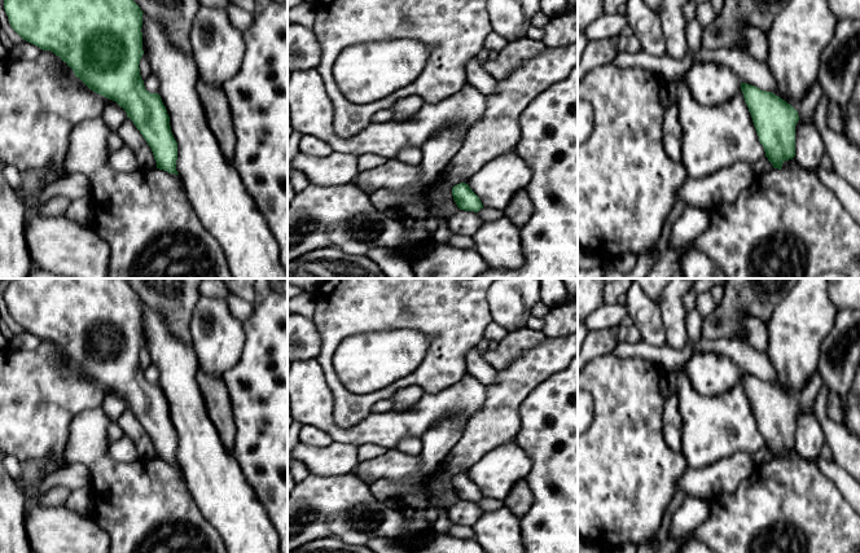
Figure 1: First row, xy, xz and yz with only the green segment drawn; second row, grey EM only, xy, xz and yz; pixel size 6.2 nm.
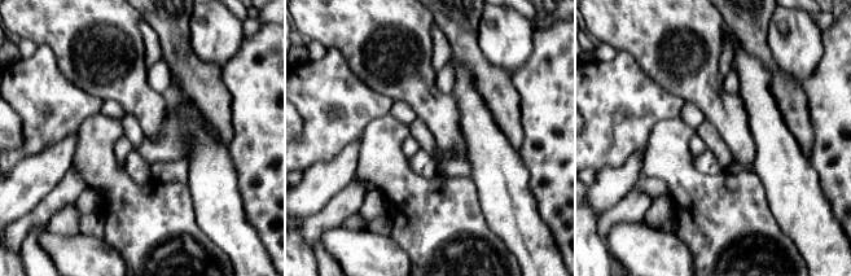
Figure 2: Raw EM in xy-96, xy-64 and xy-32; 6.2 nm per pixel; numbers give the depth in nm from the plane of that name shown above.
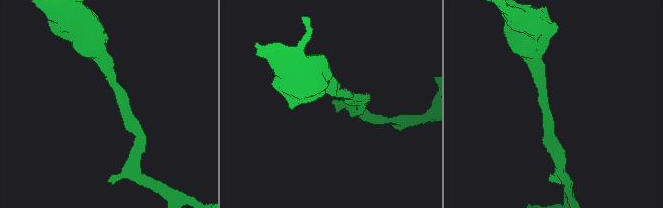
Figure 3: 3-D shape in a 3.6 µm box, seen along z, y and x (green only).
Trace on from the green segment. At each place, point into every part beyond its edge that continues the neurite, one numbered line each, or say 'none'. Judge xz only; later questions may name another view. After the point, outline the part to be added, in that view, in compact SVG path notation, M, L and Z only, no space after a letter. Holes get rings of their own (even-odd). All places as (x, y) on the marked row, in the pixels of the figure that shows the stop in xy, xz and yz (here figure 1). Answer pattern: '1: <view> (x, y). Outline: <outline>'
none

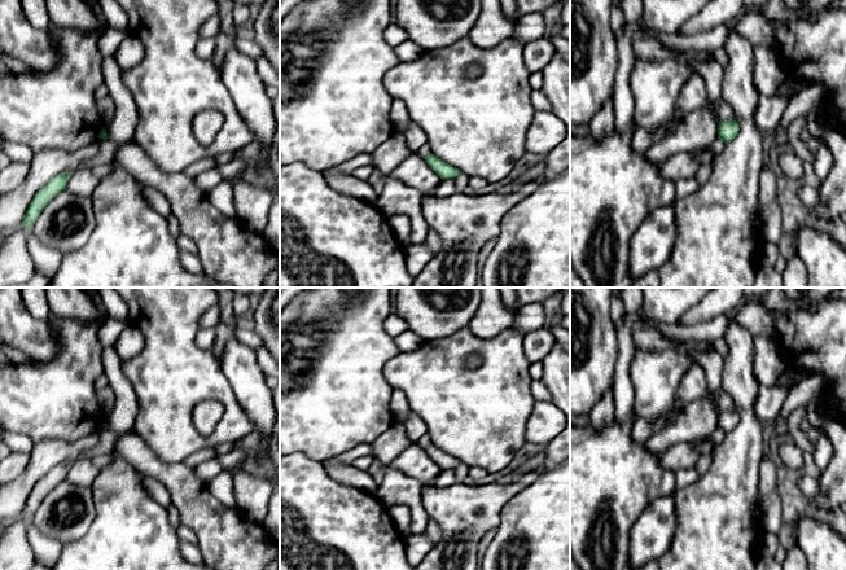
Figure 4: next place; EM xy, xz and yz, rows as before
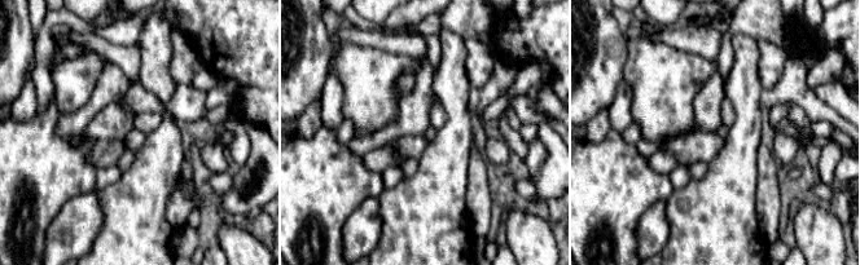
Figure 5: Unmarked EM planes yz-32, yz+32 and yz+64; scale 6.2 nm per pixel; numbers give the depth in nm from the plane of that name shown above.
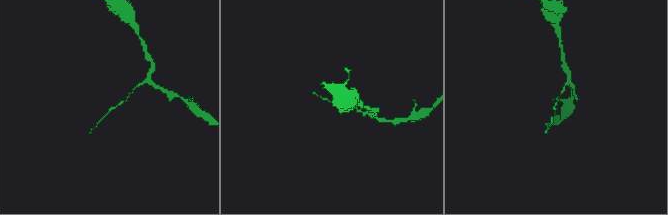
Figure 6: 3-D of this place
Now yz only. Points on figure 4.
none

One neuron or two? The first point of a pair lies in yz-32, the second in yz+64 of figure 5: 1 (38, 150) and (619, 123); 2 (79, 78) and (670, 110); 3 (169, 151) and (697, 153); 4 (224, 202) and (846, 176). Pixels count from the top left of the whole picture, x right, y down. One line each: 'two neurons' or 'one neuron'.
1: two neurons
2: one neuron
3: two neurons
4: one neuron

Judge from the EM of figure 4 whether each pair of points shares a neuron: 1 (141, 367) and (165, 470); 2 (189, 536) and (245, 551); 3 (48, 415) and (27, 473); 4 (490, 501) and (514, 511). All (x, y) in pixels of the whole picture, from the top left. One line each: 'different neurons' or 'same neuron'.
1: different neurons
2: different neurons
3: different neurons
4: different neurons

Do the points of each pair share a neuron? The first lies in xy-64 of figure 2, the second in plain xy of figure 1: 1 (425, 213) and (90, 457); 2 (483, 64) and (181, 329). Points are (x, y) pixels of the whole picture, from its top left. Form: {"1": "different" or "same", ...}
{"1": "same", "2": "same"}

